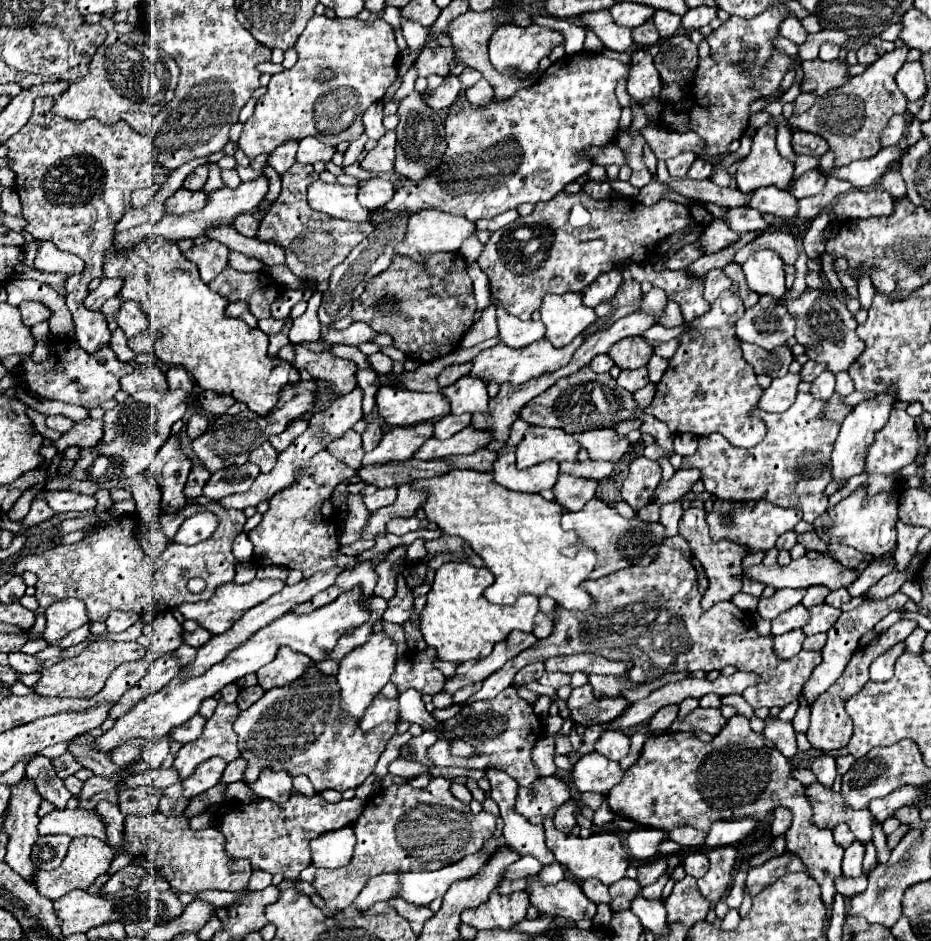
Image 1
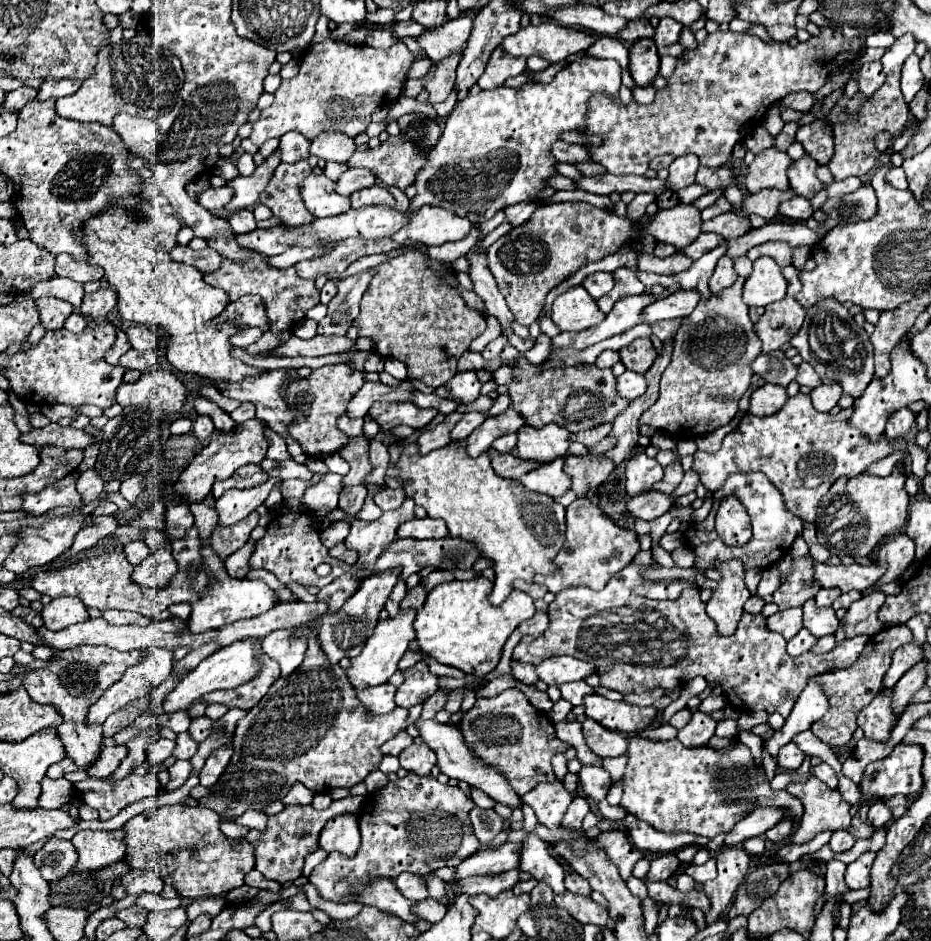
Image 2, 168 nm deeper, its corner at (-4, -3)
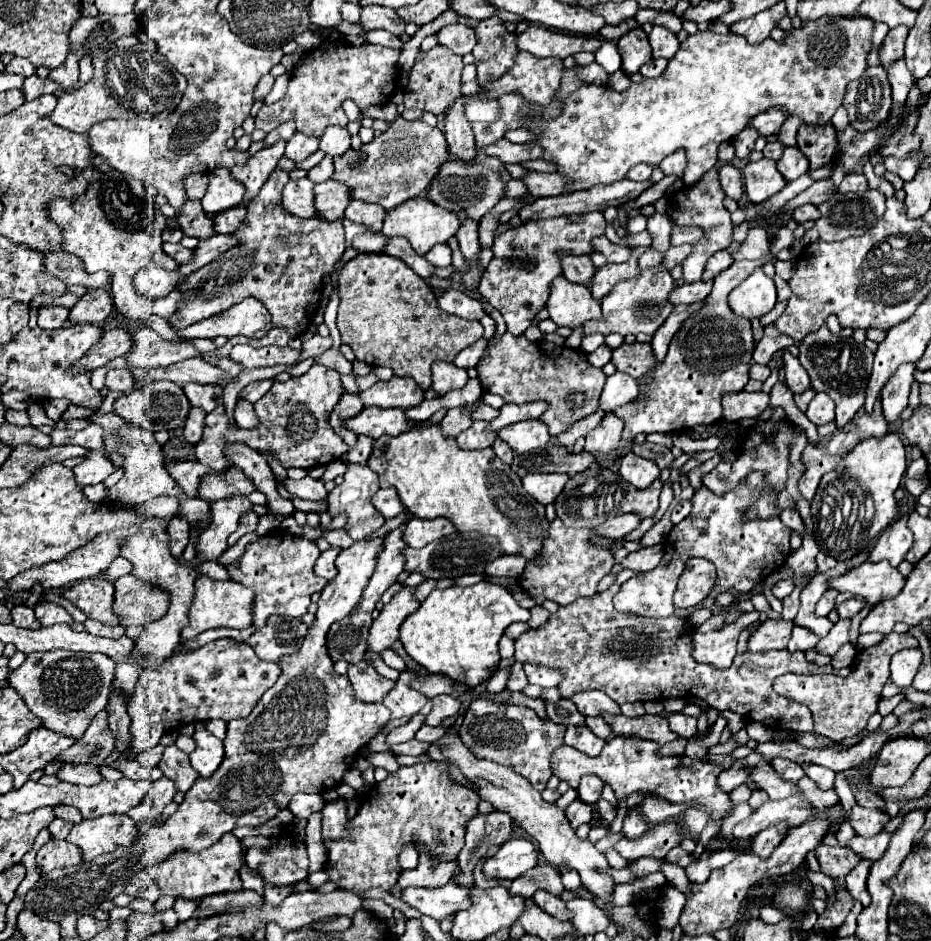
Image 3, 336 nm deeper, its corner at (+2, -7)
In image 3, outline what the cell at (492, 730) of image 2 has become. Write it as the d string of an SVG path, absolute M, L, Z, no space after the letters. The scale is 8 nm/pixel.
M487 699L471 701L467 715L459 727L459 737L463 739L465 747L475 753L475 757L513 767L513 771L519 771L519 775L523 775L537 791L543 791L547 787L547 781L551 777L549 759L553 755L553 749L563 745L563 735L565 727L539 719L537 713L529 707L497 705L487 703Z

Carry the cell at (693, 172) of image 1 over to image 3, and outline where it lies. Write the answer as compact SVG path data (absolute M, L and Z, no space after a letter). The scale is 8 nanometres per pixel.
M723 165L719 169L719 179L721 179L721 187L727 193L727 197L739 201L743 195L743 181L741 181L739 169L735 169L733 165Z

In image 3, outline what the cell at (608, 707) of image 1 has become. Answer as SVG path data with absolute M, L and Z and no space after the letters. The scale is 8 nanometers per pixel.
M603 715L603 719L613 727L613 733L617 735L633 735L639 739L655 741L657 745L671 743L679 737L669 729L667 717L661 715L643 715L635 719L629 719L625 715Z

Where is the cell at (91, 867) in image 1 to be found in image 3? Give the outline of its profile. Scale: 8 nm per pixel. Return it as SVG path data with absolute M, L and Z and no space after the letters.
M103 815L75 823L67 841L83 851L85 861L91 861L115 847L129 847L135 837L137 827L127 815Z

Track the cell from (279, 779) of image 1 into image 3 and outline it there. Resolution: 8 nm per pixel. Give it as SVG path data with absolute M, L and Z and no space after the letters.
M299 793L291 799L289 803L289 811L295 815L295 817L303 817L303 815L311 815L311 813L317 813L321 811L325 805L325 799L321 795L307 795L307 793Z

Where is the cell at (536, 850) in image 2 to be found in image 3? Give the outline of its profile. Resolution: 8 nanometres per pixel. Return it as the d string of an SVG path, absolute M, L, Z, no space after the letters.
M537 891L537 893L533 895L533 901L535 901L543 911L547 911L551 917L555 917L555 919L559 919L559 921L563 921L563 923L567 923L567 921L573 919L573 913L567 911L565 901L561 901L559 897L555 897L555 895L547 893L547 891Z

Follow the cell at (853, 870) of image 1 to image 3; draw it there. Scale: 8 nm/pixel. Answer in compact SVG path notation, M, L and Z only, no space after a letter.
M863 859L857 867L853 867L847 875L847 891L863 905L867 907L871 903L871 895L867 893L867 875L871 869L871 861Z

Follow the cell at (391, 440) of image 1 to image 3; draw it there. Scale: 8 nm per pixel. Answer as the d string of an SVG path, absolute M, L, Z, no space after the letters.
M457 407L457 409L449 409L449 413L443 417L441 429L443 429L443 435L457 437L461 431L469 429L471 423L473 423L471 409L469 407Z

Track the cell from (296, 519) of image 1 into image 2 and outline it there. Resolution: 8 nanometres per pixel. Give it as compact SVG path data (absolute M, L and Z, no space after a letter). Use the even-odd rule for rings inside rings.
M313 473L313 477L309 481L303 481L303 479L281 481L281 495L283 495L283 505L287 507L287 513L281 513L277 517L273 517L271 523L267 525L265 537L257 541L255 551L249 559L251 569L267 569L267 571L275 573L277 579L283 581L283 583L299 581L301 585L315 585L315 587L325 587L333 579L337 579L339 575L343 575L351 569L351 565L347 565L343 561L337 561L329 555L329 549L319 539L319 531L315 529L315 521L311 519L311 515L307 513L307 509L301 501L305 489L317 485L323 477L325 477L325 473ZM319 563L331 565L331 573L327 577L319 577L315 573L315 567Z

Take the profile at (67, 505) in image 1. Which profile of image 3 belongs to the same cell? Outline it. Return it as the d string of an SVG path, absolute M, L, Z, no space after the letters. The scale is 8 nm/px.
M89 449L83 461L73 467L75 479L81 487L103 483L113 471L115 471L115 465L107 457L105 449Z

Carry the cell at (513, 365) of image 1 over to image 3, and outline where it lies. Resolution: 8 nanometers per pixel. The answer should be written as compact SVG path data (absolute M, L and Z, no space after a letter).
M651 267L651 269L641 269L635 279L619 281L609 295L603 297L603 317L597 321L587 321L585 323L585 335L591 333L619 333L619 335L637 335L637 333L649 333L653 335L667 319L667 315L673 311L673 305L669 303L669 293L675 289L675 279L671 277L669 271Z

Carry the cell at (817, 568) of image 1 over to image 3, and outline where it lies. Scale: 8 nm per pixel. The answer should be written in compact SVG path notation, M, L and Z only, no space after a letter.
M867 561L863 563L863 567L857 567L831 581L833 589L859 595L871 605L897 597L903 585L905 585L905 577L887 561L879 561L879 563Z

